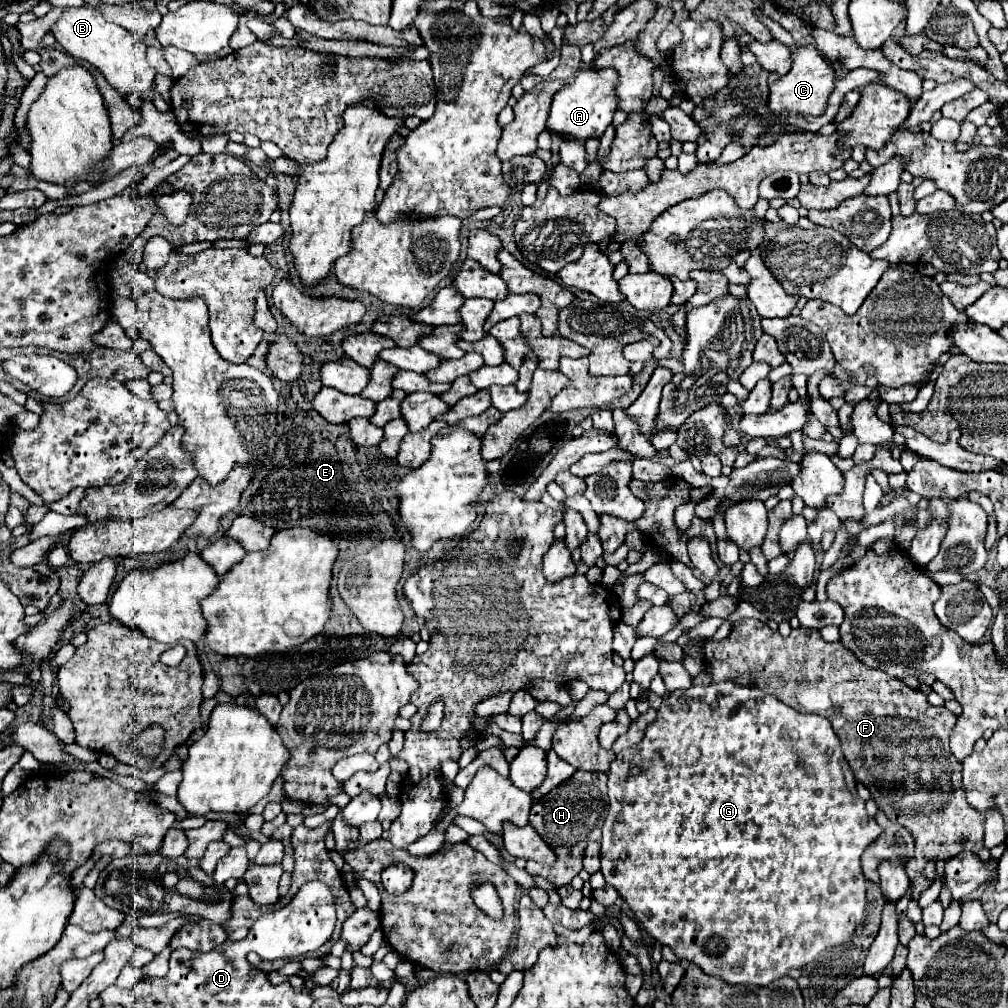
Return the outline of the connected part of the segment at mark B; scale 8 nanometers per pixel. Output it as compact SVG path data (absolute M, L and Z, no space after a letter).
M91 5L65 7L63 15L51 27L51 33L69 55L97 67L105 75L105 79L111 83L111 87L115 87L123 97L127 97L129 93L143 95L151 91L151 83L157 71L145 59L147 47L139 39L135 39L131 31L123 29L123 25L107 21L103 13L99 13L99 9Z

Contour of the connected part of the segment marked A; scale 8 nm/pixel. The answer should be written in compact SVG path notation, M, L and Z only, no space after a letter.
M613 69L579 71L569 85L565 85L559 93L555 93L551 103L551 113L547 119L547 131L563 141L599 139L605 133L605 129L611 125L613 113L617 109L615 83L617 83L617 73Z

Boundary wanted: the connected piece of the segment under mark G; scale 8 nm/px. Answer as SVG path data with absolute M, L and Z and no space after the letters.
M733 683L693 685L669 693L657 719L647 727L639 745L623 749L611 763L609 781L609 815L603 825L601 839L601 873L607 885L615 887L635 913L637 923L655 941L669 945L677 959L687 959L699 965L707 975L719 977L727 983L765 987L775 979L787 975L789 969L801 969L819 957L823 951L847 943L855 927L863 921L867 899L867 879L861 873L859 857L869 843L873 843L883 829L865 811L865 801L855 793L855 777L845 763L839 739L831 723L821 715L797 713L777 697L765 695L755 687L741 687Z

